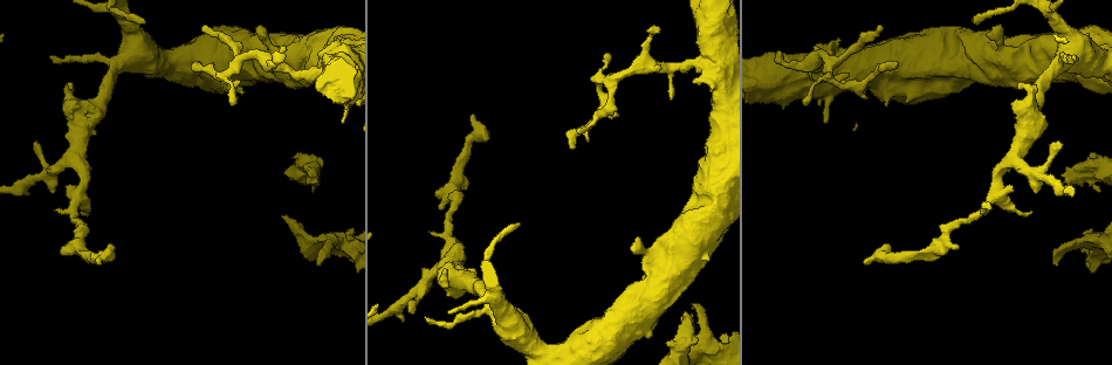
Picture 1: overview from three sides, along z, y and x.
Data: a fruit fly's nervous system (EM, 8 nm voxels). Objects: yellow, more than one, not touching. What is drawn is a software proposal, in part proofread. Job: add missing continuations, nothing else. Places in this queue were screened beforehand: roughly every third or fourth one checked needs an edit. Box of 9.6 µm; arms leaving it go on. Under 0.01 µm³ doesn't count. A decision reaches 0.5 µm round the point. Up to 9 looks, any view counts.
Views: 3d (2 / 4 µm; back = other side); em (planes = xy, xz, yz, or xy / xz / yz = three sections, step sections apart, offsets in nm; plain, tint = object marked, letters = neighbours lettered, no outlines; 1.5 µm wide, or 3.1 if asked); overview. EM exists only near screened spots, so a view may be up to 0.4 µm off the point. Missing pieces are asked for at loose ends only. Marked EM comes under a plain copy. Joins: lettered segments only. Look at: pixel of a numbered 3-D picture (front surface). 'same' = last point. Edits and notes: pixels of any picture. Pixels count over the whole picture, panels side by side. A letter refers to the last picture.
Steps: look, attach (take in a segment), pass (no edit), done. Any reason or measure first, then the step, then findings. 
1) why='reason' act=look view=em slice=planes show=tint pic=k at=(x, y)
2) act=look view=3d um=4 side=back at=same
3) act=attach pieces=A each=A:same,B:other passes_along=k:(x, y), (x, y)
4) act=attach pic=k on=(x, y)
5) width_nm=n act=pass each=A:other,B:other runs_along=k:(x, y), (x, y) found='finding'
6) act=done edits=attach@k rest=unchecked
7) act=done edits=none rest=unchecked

why='free end' act=look view=3d um=2 side=back pic=1 at=(73, 84)

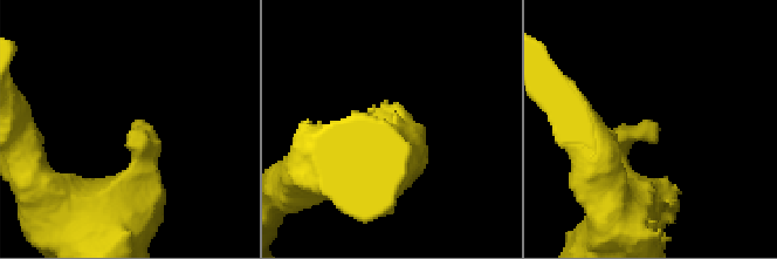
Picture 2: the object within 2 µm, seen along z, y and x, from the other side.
why='shape alone is not enough' act=look view=em slice=planes show=letters pic=2 at=(653, 124)

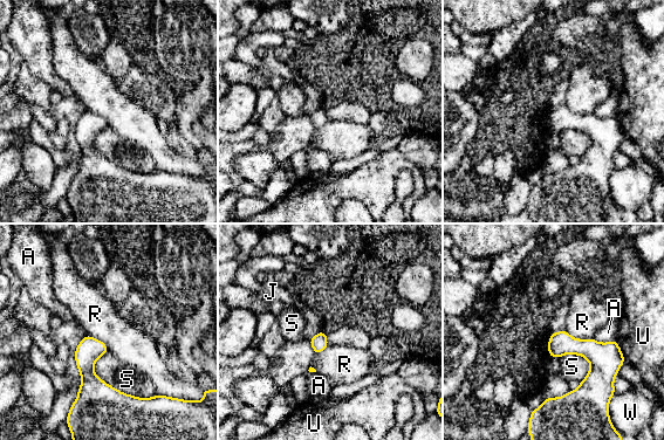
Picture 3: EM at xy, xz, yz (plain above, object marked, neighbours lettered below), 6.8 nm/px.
act=pass each=A:other,J:other,R:other,S:other,U:other,W:other runs_along=3:(615, 345), (576, 398), (549, 406) found='none of them fits'

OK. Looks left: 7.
why='tapers out' act=look view=em slice=planes show=letters pic=1 at=(573, 149)

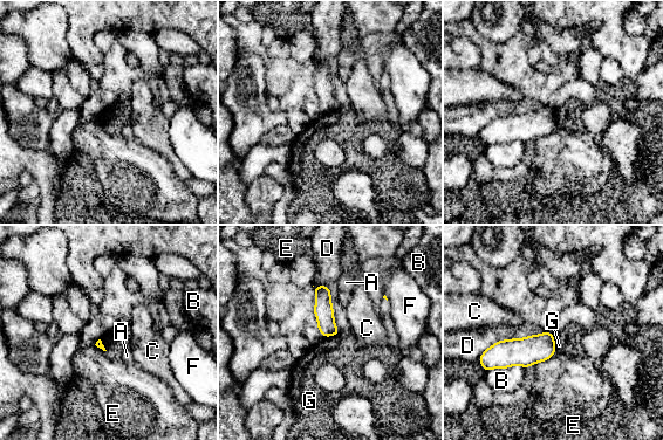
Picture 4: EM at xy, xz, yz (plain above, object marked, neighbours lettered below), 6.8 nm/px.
act=pass each=A:other,B:other,C:other,D:other,E:other,F:other,G:other border=4:(553, 335), (556, 350) found='no lettered segment goes on from it'

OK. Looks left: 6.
why='free end' act=look view=em slice=planes show=tint pic=1 at=(1057, 142)

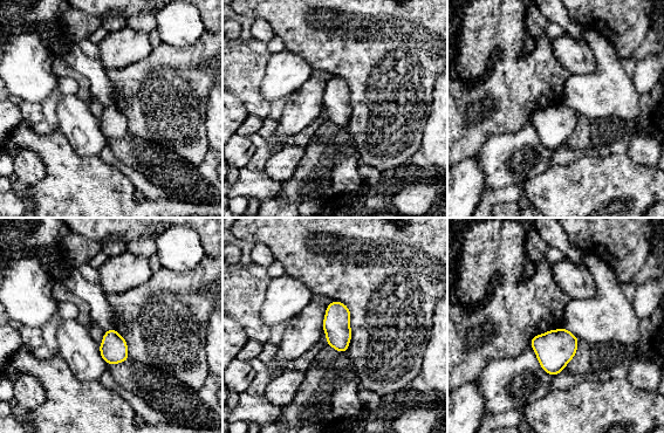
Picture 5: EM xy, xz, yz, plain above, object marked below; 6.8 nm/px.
why='what lies round it' act=look view=em slice=planes show=letters at=same

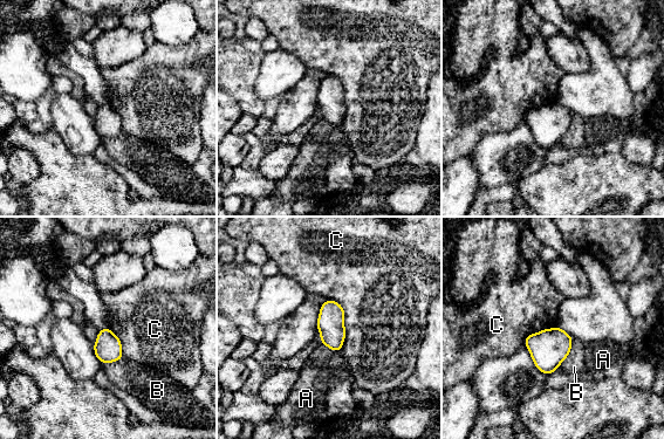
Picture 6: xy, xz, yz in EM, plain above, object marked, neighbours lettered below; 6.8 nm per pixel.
width_nm=190 act=pass each=A:other,B:other,C:other border=6:(327, 299), (343, 309), (339, 350) found='none of them fits'

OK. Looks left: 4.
why='branch stops here' act=look view=em slice=planes show=letters pic=1 at=(1054, 264)

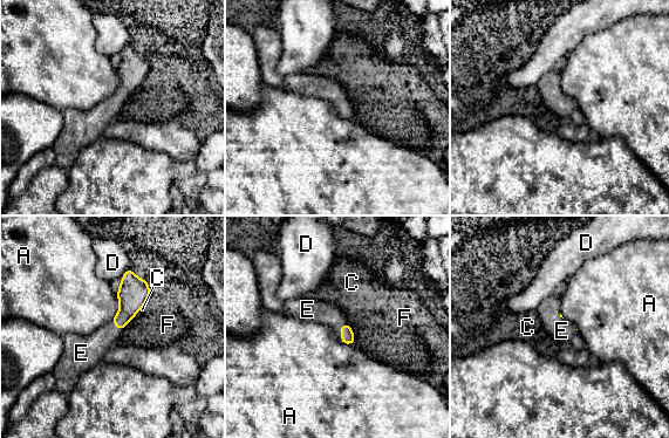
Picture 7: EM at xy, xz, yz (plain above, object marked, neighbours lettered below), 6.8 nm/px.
longest_contact=A:190nm act=attach pic=7 on=(308, 309) each=A:other,C:other,D:other,E:same,F:other passes_along=7:(347, 337), (339, 329), (308, 309) found='the neuron continues'

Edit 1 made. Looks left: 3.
act=done edits=attach@7 rest=unchecked

